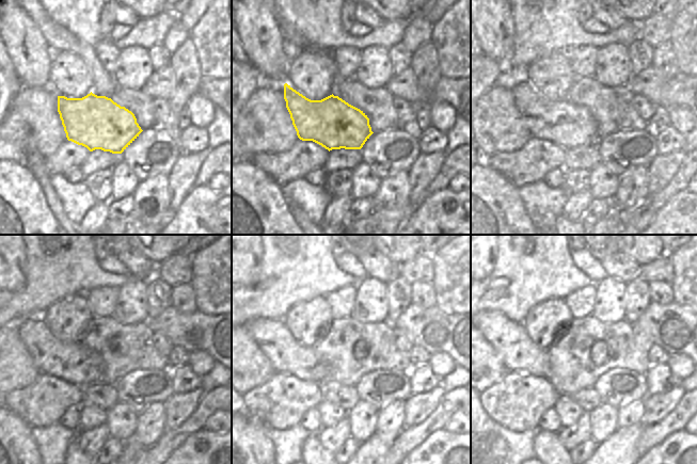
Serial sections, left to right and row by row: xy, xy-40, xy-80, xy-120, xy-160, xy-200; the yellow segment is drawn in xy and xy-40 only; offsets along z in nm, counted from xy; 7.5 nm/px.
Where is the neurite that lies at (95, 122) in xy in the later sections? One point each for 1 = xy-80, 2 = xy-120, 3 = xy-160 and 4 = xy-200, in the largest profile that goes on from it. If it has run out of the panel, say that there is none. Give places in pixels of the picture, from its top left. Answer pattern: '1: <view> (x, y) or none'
1: xy-80 (568, 125)
2: xy-120 (75, 363)
3: xy-160 (286, 354)
4: xy-200 (518, 352)

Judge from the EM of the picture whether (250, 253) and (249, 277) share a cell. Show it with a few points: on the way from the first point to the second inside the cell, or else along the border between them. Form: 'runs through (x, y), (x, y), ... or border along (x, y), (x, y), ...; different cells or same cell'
runs through (249, 259), (249, 271); same cell

